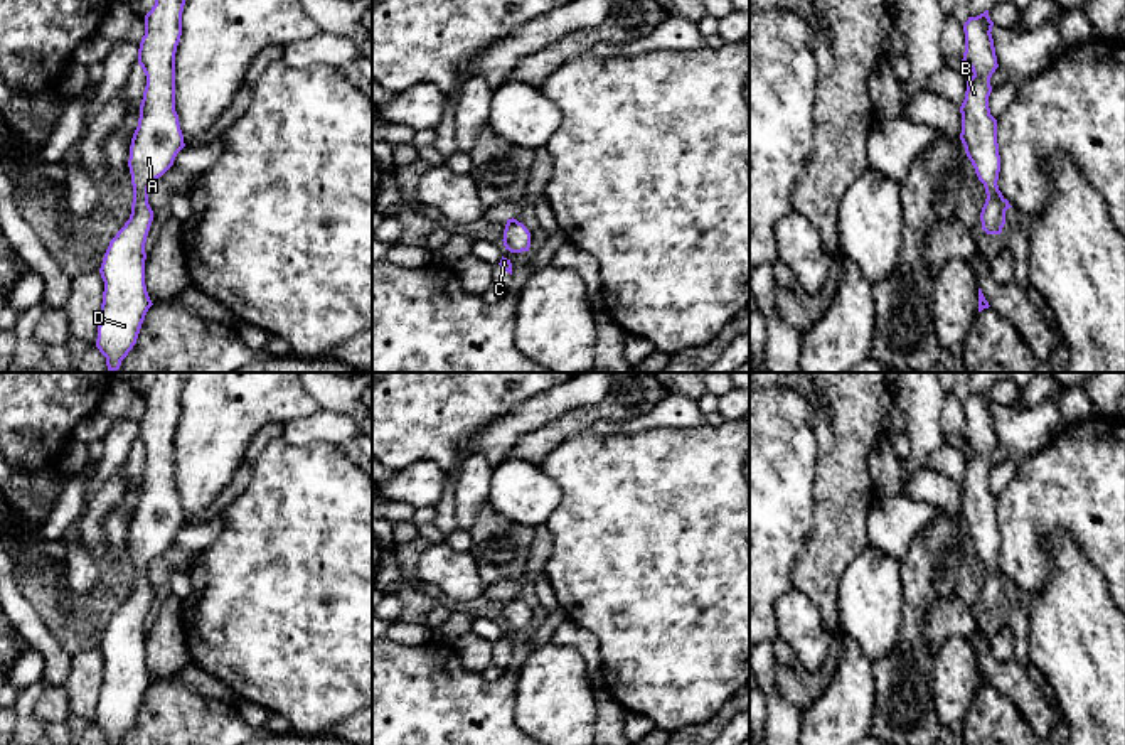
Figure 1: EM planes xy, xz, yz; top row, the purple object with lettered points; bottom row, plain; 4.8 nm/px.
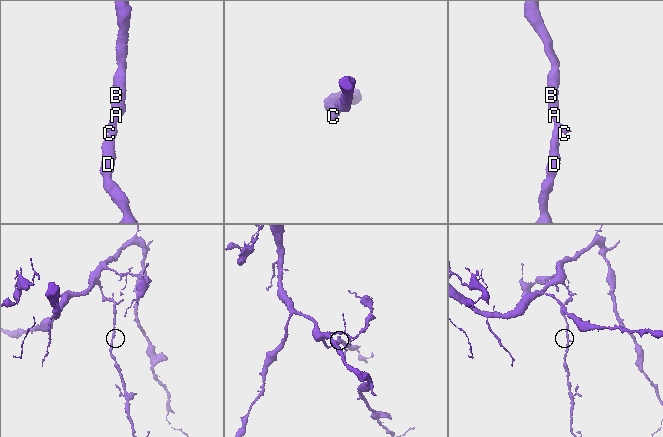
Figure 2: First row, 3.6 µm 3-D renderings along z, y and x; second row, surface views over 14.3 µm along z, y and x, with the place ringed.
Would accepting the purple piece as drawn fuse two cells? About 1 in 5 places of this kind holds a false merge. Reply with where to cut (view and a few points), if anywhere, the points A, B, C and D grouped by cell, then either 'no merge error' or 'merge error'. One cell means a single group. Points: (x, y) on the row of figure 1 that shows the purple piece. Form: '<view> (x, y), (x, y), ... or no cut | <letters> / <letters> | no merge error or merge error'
no cut | A B C D | no merge error

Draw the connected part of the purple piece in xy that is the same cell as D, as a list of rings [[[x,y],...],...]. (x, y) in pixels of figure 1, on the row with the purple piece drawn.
[[[155,0],[145,15],[138,64],[147,76],[147,86],[128,158],[131,214],[109,241],[99,268],[104,292],[96,347],[106,357],[108,372],[120,369],[153,305],[145,285],[145,243],[153,221],[148,187],[173,165],[185,147],[175,111],[175,52],[182,35],[184,5],[185,0]]]

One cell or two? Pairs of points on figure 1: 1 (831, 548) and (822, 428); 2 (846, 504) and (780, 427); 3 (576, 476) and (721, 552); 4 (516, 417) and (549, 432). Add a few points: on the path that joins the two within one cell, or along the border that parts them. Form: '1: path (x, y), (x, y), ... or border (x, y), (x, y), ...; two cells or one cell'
1: border (831, 413), (832, 445), (819, 455); two cells
2: border (819, 455), (815, 506), (812, 509); two cells
3: path (612, 486), (677, 552), (686, 552); one cell
4: border (575, 408), (526, 432), (509, 452); two cells

